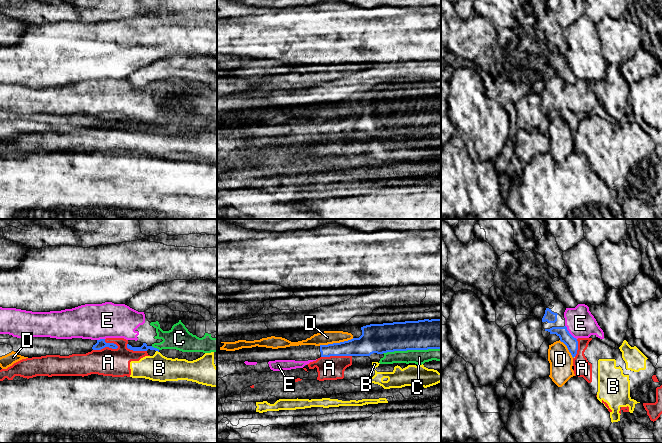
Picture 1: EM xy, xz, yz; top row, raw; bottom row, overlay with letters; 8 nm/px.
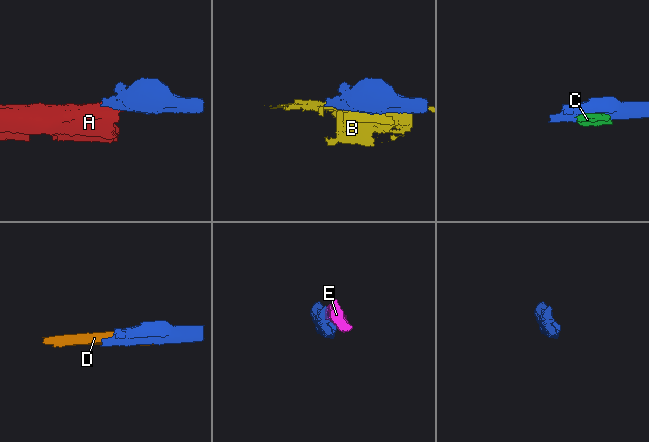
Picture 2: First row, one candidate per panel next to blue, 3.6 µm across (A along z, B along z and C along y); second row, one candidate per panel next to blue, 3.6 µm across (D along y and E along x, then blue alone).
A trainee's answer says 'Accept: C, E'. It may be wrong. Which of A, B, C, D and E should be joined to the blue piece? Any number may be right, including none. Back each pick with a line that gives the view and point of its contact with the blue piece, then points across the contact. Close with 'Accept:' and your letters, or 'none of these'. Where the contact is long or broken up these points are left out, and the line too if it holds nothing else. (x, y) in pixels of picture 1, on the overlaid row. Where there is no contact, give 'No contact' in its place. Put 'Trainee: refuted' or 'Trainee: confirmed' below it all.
C: Touches blue at xz (411, 349)
E: Touches blue at yz (568, 332). Path across: yz (572, 344), (568, 332), (580, 323)
Accept: C, E
Trainee: confirmed

